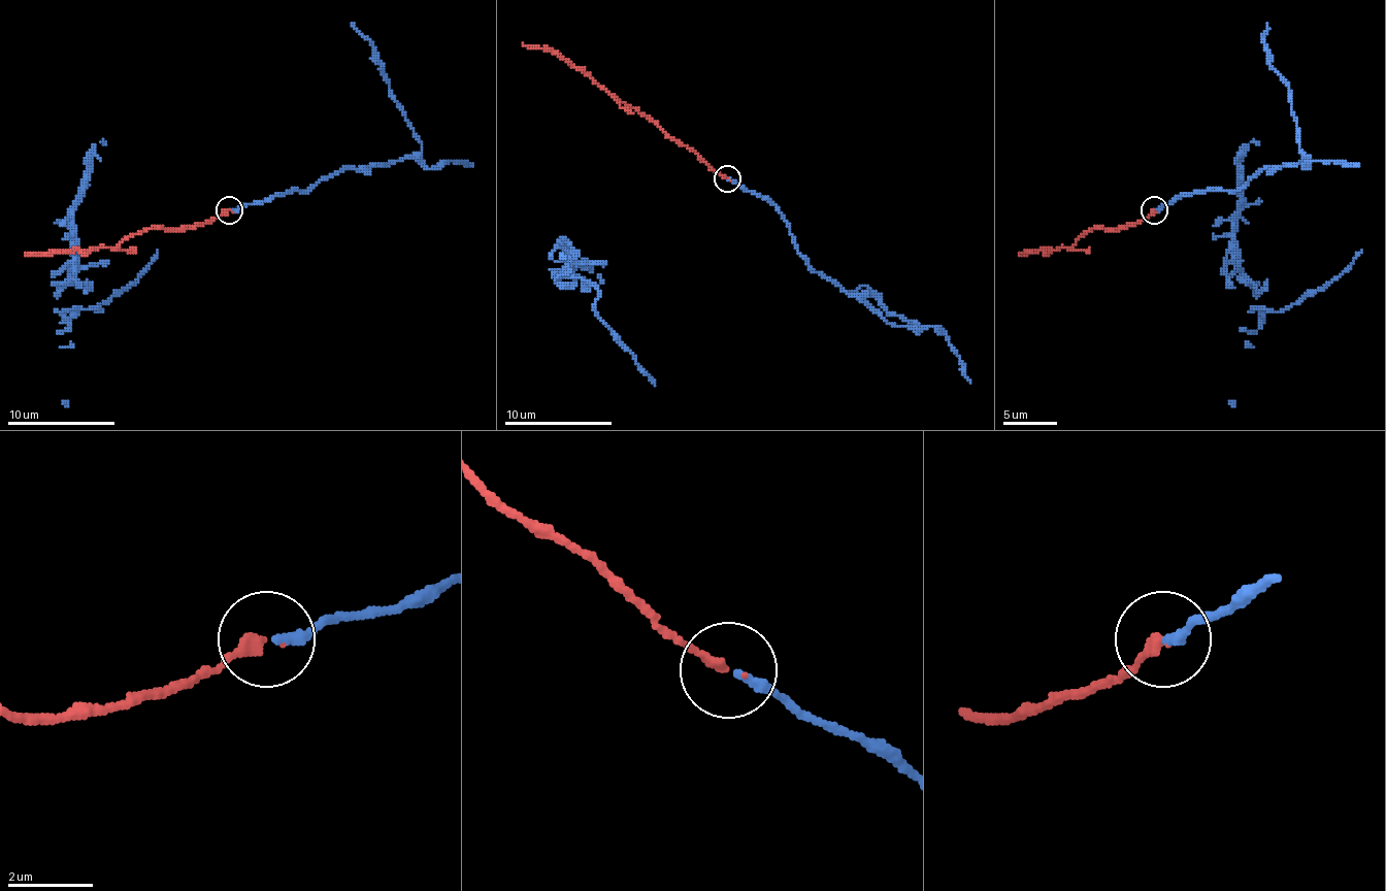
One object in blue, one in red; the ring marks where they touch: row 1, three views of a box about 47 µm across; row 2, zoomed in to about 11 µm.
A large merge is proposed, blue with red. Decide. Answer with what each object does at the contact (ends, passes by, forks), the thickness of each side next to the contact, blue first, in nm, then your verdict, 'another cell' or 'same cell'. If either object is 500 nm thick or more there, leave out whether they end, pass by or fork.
blue ends there; red ends there; 220 nm thick on the blue side, 260 nm on the other; same cell

